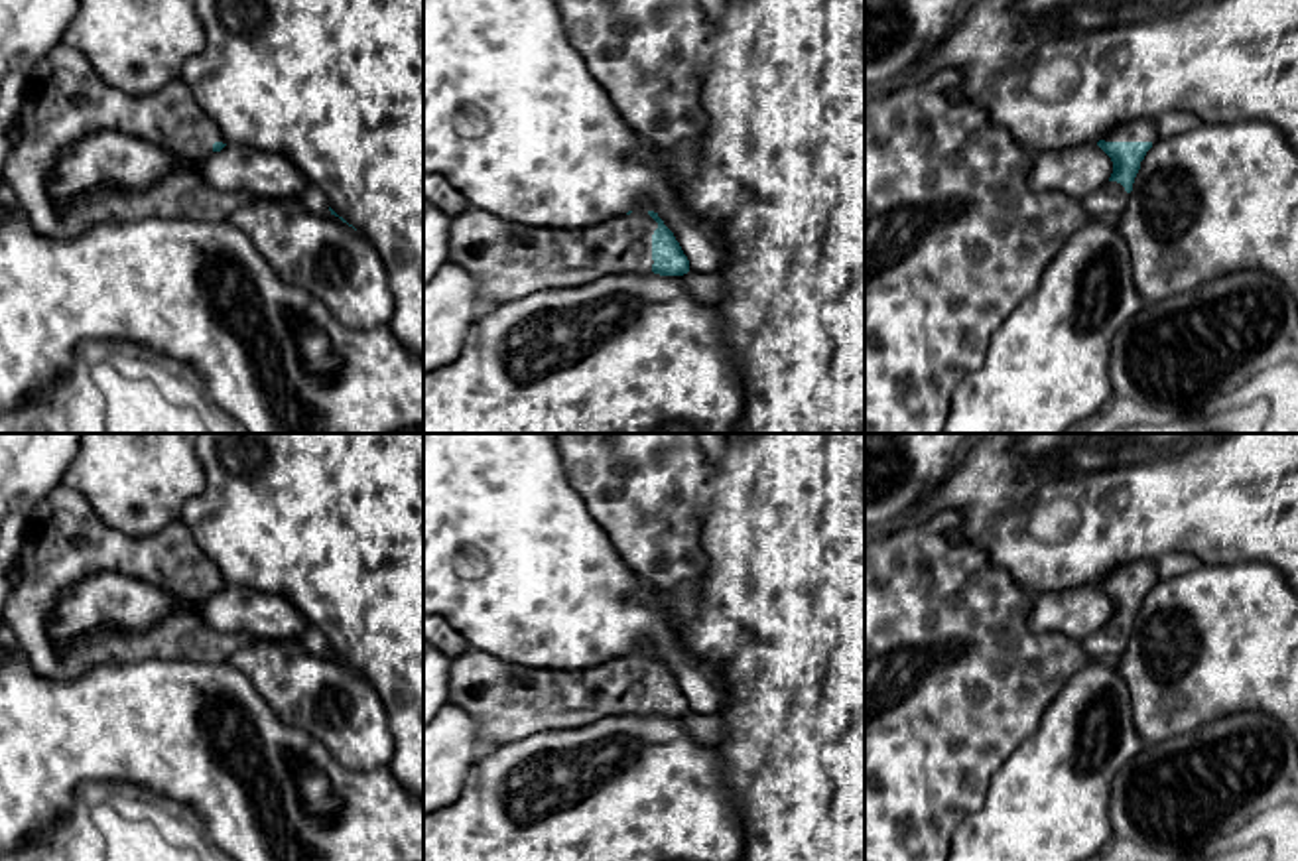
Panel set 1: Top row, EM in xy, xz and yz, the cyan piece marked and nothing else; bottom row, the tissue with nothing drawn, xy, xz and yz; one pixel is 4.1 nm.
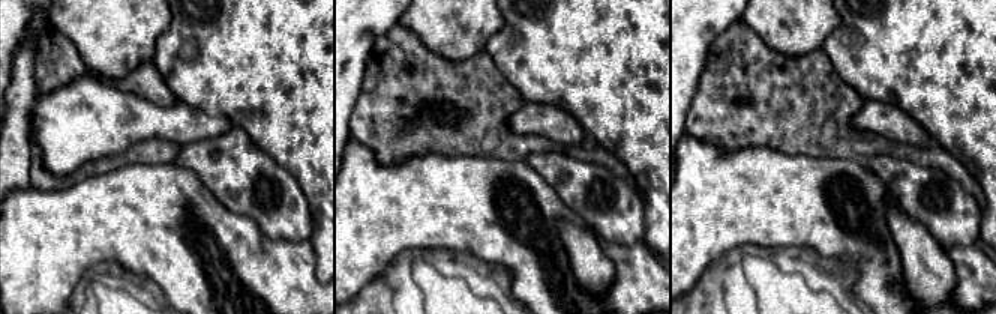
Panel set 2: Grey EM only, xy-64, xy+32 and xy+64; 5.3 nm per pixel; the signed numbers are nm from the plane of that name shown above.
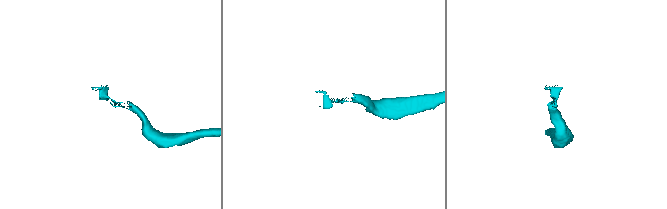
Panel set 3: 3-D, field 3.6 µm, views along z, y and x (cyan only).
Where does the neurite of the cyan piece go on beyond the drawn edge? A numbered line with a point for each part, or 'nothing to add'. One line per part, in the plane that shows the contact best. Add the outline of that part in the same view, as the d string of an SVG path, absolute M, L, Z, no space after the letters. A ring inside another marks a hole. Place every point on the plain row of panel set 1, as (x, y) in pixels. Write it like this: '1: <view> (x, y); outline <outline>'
1: xz (511, 702); outline M469 648L451 658L449 701L477 719L479 741L494 749L552 729L650 715L656 670L646 650L585 668L530 668Z

